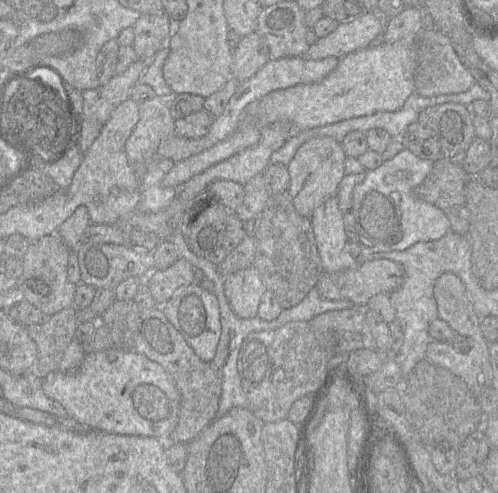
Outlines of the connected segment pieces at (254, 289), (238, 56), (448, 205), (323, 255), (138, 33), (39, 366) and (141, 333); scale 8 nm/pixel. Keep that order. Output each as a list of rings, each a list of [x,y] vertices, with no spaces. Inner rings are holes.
[[[254,266],[229,274],[224,278],[224,294],[232,311],[240,318],[253,318],[266,288]]]
[[[253,32],[242,37],[233,51],[232,78],[246,81],[270,60],[268,44],[263,36]]]
[[[444,157],[433,164],[432,171],[414,188],[416,198],[441,209],[450,222],[450,231],[468,235],[470,212],[465,198],[465,185],[471,176]]]
[[[336,196],[314,211],[311,222],[324,272],[340,272],[358,266],[347,250],[343,216]]]
[[[142,14],[133,26],[133,48],[138,58],[148,58],[169,46],[171,19],[166,15]]]
[[[72,306],[41,324],[27,327],[29,336],[38,349],[30,374],[45,379],[58,371],[66,349],[75,338],[77,326],[77,309]]]
[[[162,307],[140,313],[135,351],[159,363],[173,379],[180,393],[178,422],[169,435],[170,444],[188,443],[215,418],[222,393],[222,373],[212,363],[201,360],[180,332],[166,318]]]

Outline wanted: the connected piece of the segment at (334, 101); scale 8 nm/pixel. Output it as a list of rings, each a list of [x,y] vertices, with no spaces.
[[[416,37],[393,43],[370,45],[343,56],[339,59],[336,68],[320,82],[276,90],[250,103],[245,109],[243,124],[230,137],[196,155],[174,162],[163,179],[163,185],[179,187],[209,167],[256,145],[261,138],[261,128],[274,122],[289,122],[297,134],[300,131],[372,115],[376,112],[398,111],[407,98],[415,92],[416,66]]]

